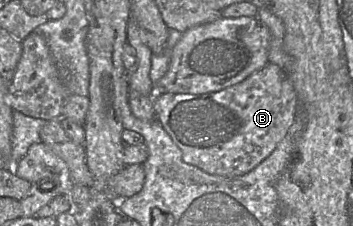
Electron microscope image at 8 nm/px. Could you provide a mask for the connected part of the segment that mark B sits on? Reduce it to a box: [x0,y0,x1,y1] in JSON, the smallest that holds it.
[153,62,297,177]

